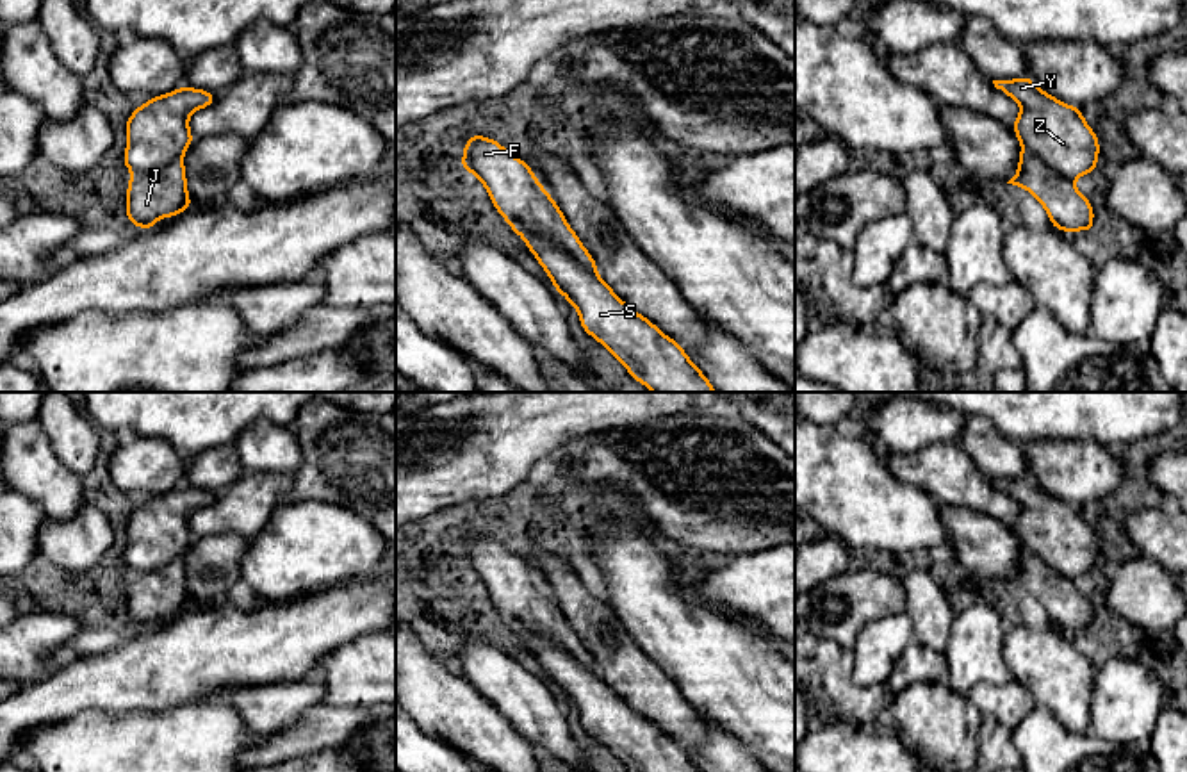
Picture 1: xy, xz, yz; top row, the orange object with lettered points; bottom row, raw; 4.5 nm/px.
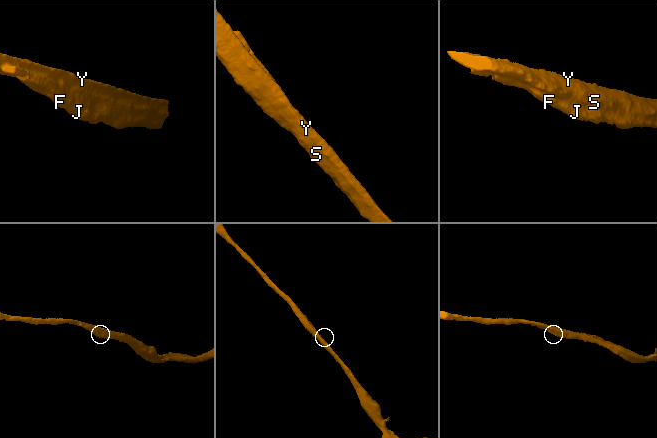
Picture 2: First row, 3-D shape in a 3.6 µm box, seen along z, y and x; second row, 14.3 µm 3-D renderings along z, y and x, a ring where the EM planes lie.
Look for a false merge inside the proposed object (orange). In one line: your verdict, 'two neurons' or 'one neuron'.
two neurons

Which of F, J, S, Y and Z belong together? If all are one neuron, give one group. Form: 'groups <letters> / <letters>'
groups F J / S Y Z

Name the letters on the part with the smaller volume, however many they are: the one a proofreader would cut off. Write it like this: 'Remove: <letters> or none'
Remove: F, J

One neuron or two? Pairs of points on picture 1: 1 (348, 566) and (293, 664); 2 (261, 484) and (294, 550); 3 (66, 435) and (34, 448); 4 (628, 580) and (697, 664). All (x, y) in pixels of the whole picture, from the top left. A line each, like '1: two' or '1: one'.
1: two
2: two
3: two
4: one

